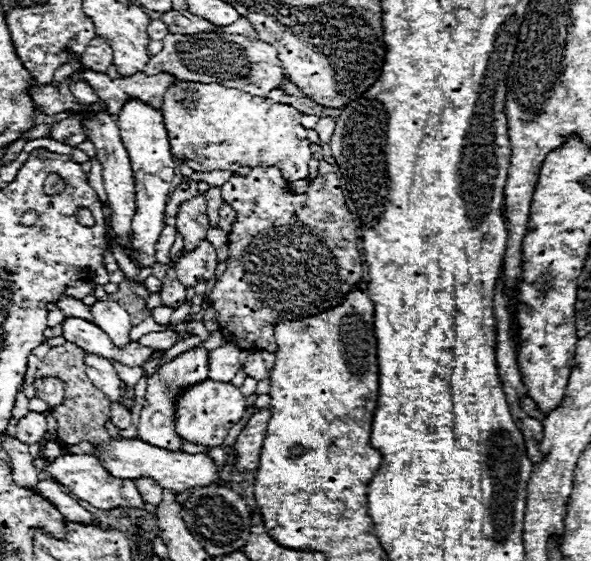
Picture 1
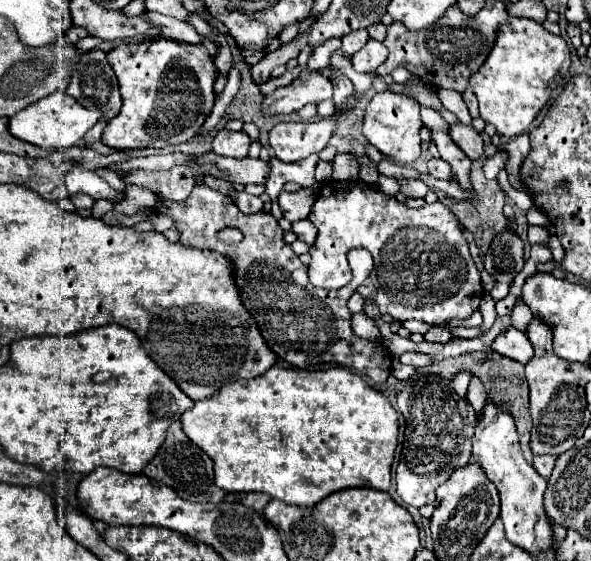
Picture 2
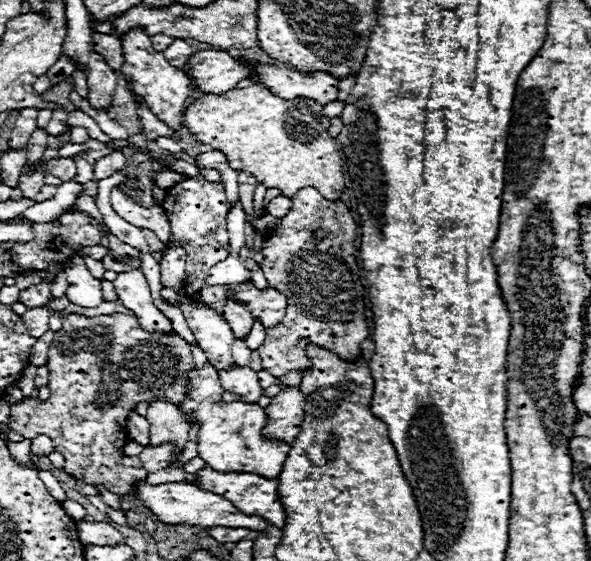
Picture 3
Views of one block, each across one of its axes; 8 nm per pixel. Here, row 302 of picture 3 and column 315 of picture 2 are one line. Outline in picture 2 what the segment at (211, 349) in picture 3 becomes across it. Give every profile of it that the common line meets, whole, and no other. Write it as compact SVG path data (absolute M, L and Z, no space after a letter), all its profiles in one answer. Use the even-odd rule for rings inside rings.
M318 186L300 188L298 192L286 192L286 190L280 192L278 202L282 208L282 216L288 222L298 222L298 220L308 218L316 198L318 198Z

